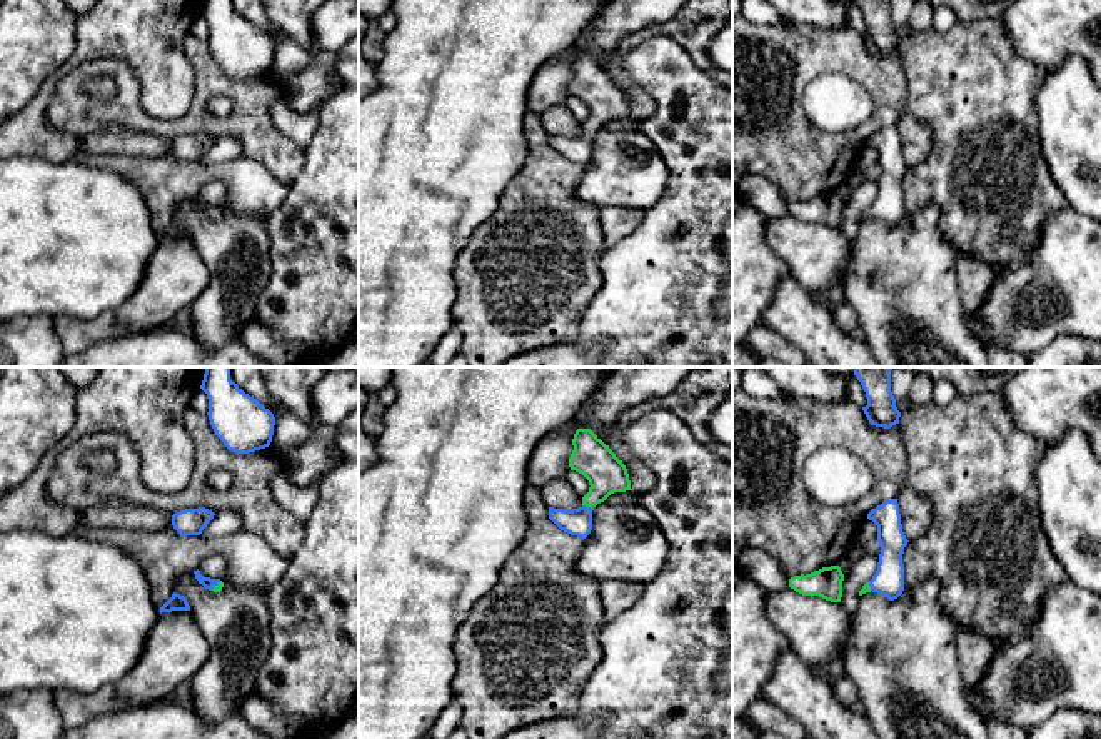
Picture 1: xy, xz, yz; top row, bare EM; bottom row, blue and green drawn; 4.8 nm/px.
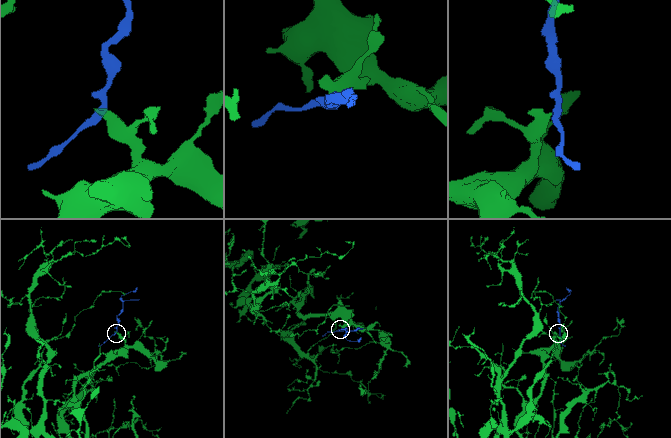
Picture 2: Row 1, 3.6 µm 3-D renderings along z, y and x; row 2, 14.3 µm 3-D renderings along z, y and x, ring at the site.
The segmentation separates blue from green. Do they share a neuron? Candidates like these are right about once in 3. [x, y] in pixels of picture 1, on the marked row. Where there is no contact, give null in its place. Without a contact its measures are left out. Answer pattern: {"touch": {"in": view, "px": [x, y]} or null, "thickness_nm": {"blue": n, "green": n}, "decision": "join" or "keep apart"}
{"touch": {"in": "xz", "px": [588, 507]}, "thickness_nm": {"blue": 130, "green": 190}, "decision": "join"}

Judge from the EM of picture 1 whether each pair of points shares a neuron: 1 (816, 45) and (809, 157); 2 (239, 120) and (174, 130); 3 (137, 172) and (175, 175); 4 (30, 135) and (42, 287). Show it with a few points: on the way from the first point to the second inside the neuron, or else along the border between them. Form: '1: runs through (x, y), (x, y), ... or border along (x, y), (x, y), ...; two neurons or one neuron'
1: runs through (798, 74), (796, 129); one neuron
2: runs through (222, 125), (191, 125); one neuron
3: runs through (147, 174), (165, 175); one neuron
4: border along (17, 155), (54, 162), (72, 157); two neurons

